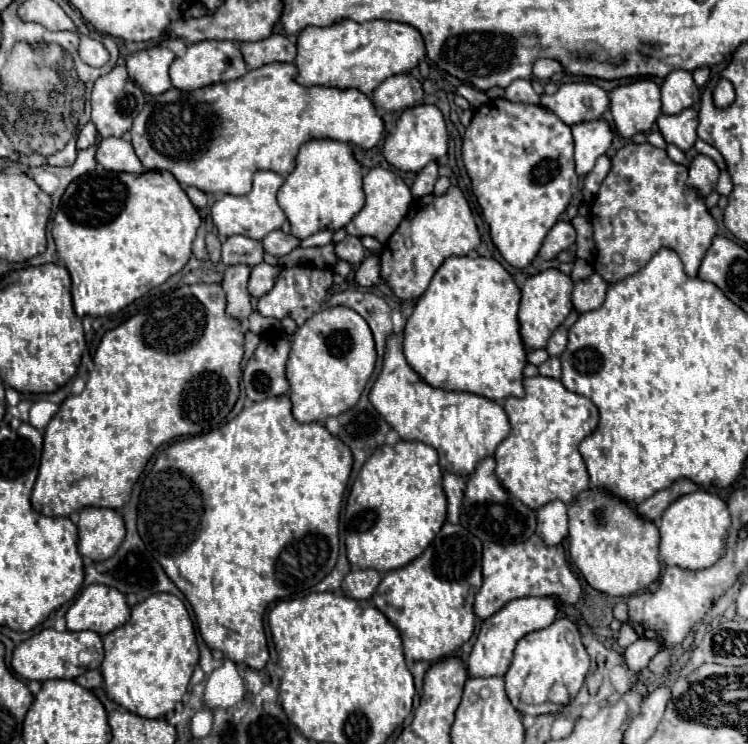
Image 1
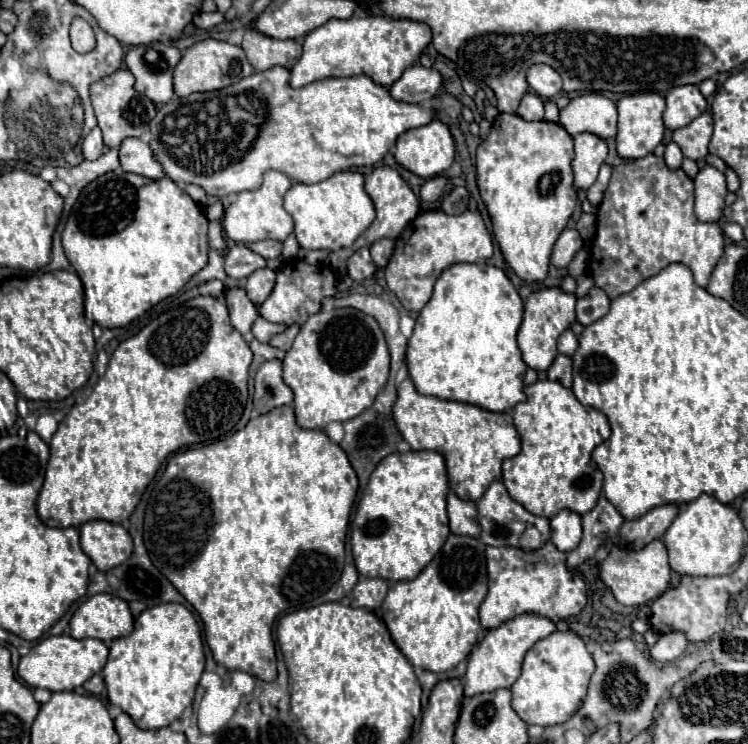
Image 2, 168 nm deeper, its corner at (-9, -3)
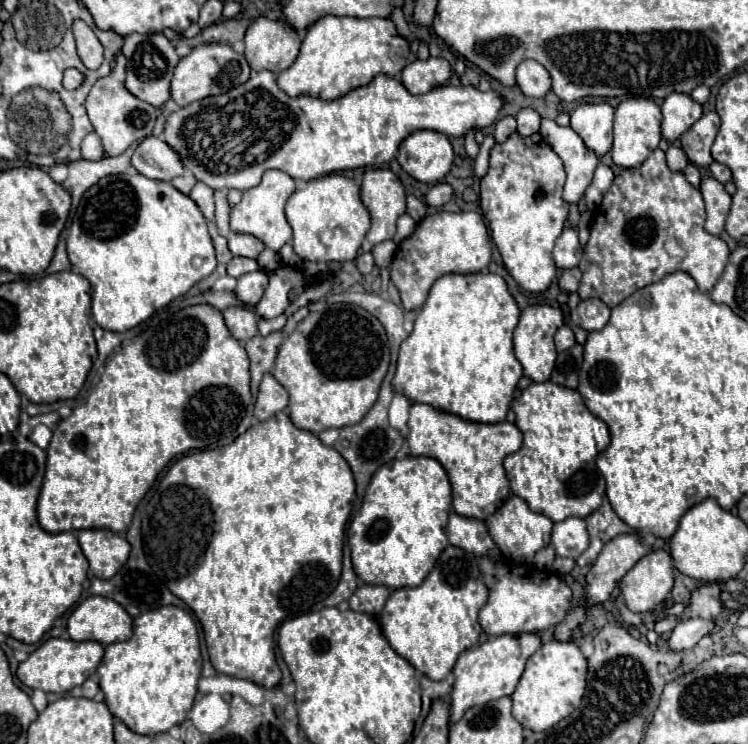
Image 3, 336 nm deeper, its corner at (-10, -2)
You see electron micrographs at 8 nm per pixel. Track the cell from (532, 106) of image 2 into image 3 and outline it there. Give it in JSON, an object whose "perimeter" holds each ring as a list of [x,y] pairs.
{"perimeter":[[[525,108],[517,114],[517,134],[527,138],[527,136],[533,136],[539,132],[539,122],[541,122],[541,116],[531,110],[531,108]]]}

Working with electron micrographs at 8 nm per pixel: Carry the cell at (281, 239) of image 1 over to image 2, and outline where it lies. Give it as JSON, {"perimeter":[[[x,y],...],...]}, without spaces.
{"perimeter":[[[274,239],[258,241],[258,243],[248,243],[248,247],[252,251],[258,251],[264,259],[278,259],[282,255],[282,243],[274,241]]]}

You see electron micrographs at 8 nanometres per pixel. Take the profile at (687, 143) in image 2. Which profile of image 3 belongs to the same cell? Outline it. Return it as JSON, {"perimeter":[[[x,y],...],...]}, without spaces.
{"perimeter":[[[707,112],[697,120],[683,136],[681,136],[681,148],[685,150],[687,158],[697,164],[707,168],[713,158],[711,158],[711,144],[715,142],[719,130],[719,116],[717,112]]]}

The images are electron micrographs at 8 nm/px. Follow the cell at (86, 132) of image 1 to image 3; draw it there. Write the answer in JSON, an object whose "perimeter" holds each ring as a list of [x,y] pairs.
{"perimeter":[[[95,132],[87,134],[87,136],[83,138],[83,142],[81,142],[81,152],[83,152],[83,158],[85,158],[85,160],[99,160],[99,158],[103,158],[101,138],[99,138]]]}

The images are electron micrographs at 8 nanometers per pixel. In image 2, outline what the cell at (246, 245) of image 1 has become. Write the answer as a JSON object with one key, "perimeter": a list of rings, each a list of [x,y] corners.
{"perimeter":[[[242,243],[232,245],[226,255],[226,261],[224,261],[224,269],[226,269],[228,277],[232,277],[232,279],[250,277],[260,267],[266,267],[266,259]]]}

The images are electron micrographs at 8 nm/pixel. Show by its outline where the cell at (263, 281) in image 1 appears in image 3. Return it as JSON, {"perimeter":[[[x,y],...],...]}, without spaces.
{"perimeter":[[[255,270],[255,272],[243,274],[243,276],[237,278],[235,296],[247,308],[253,308],[259,302],[259,298],[263,296],[265,288],[267,288],[267,272],[265,270]]]}

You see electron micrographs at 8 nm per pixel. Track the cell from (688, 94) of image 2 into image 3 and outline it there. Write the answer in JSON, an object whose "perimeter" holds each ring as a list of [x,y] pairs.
{"perimeter":[[[669,94],[661,106],[663,122],[661,122],[661,136],[667,142],[675,142],[687,132],[703,114],[697,102],[691,102],[689,94]]]}

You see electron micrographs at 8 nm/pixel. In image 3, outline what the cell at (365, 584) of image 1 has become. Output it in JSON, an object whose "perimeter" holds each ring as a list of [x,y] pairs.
{"perimeter":[[[361,586],[355,590],[355,594],[349,598],[349,606],[355,612],[365,612],[371,616],[381,614],[385,602],[389,598],[389,588],[385,586]]]}

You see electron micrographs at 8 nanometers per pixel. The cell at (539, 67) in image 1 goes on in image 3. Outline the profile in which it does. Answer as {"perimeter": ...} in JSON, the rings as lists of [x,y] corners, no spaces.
{"perimeter":[[[523,60],[517,66],[517,84],[523,94],[543,98],[551,90],[551,76],[537,60]]]}

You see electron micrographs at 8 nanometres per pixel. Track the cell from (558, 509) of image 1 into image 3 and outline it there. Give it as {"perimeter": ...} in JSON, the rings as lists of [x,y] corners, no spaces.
{"perimeter":[[[571,516],[571,518],[565,518],[563,522],[553,524],[551,544],[557,552],[557,556],[577,558],[579,554],[583,554],[589,546],[585,520]]]}

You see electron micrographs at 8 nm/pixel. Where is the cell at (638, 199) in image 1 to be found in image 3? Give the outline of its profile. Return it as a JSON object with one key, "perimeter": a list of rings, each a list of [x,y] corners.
{"perimeter":[[[657,148],[643,162],[643,166],[623,170],[619,176],[615,176],[609,192],[601,202],[601,208],[593,214],[589,240],[579,264],[583,278],[577,292],[581,300],[597,298],[605,302],[609,308],[615,308],[635,290],[659,282],[673,272],[687,272],[697,282],[699,290],[707,294],[717,284],[717,280],[725,270],[729,248],[721,238],[705,232],[703,222],[705,222],[705,206],[701,192],[693,188],[681,172],[669,170],[665,162],[665,152]]]}

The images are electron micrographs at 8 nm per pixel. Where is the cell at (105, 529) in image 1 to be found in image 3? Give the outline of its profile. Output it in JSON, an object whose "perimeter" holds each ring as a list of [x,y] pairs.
{"perimeter":[[[77,530],[75,534],[91,572],[101,580],[115,576],[115,572],[129,558],[131,546],[121,534],[115,534],[111,530]]]}

